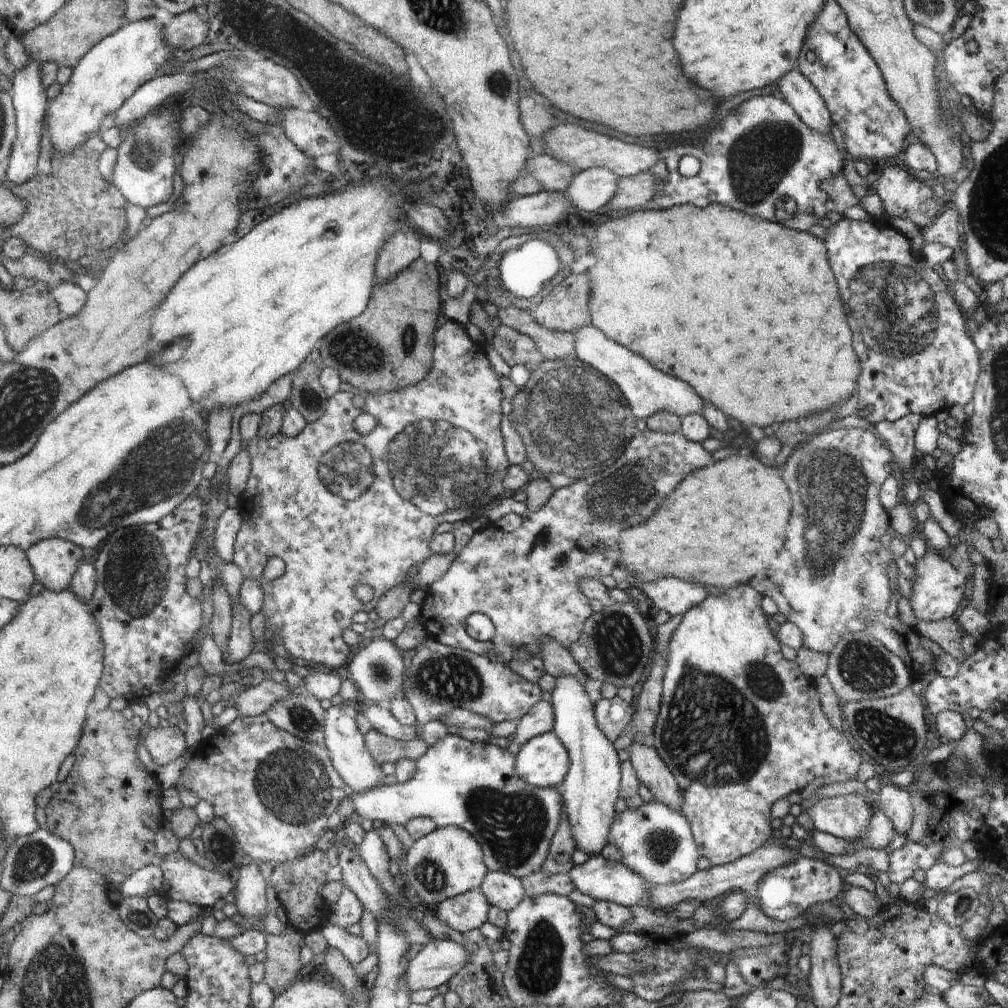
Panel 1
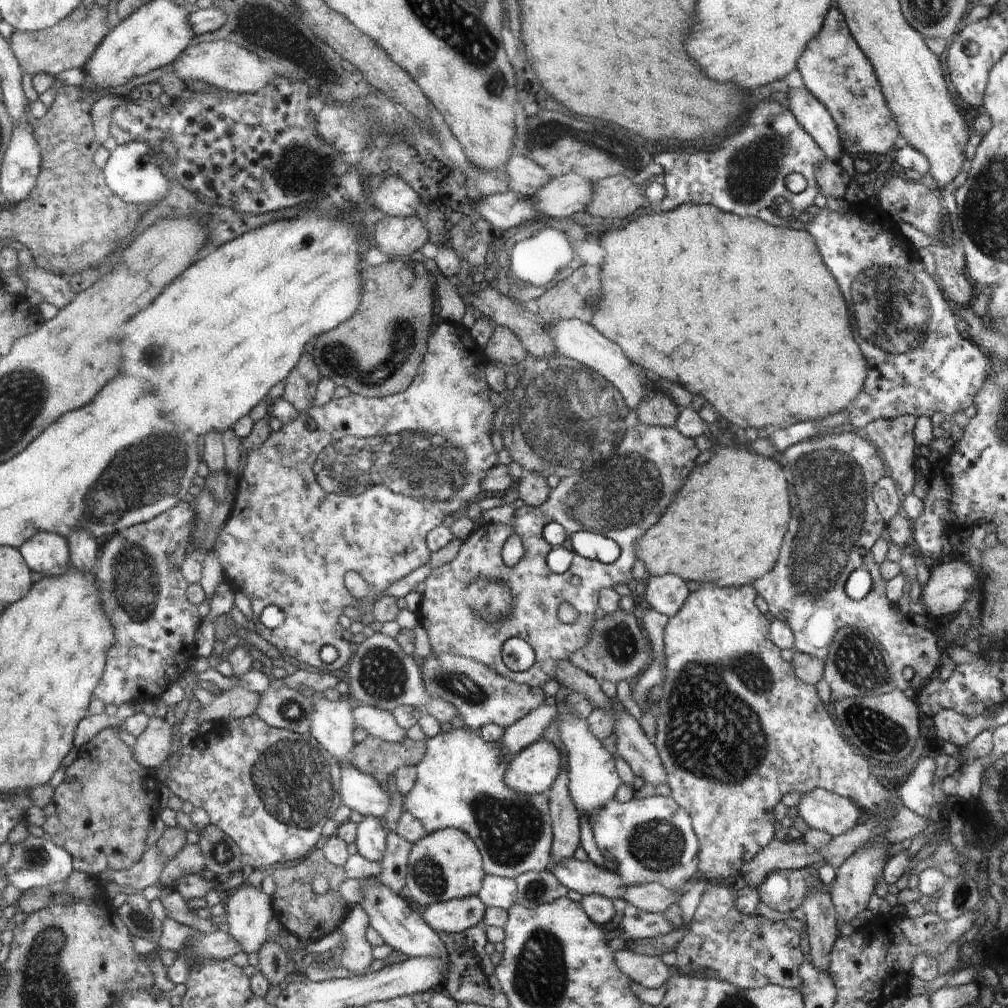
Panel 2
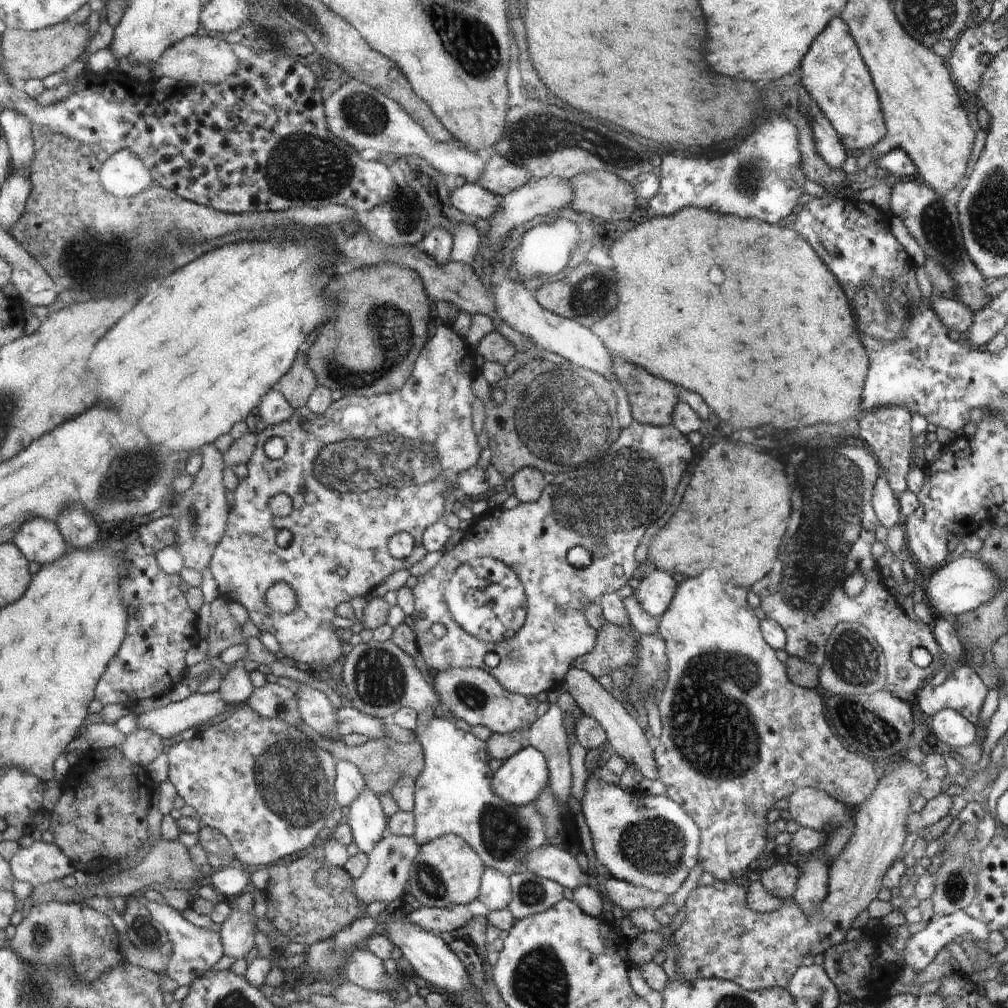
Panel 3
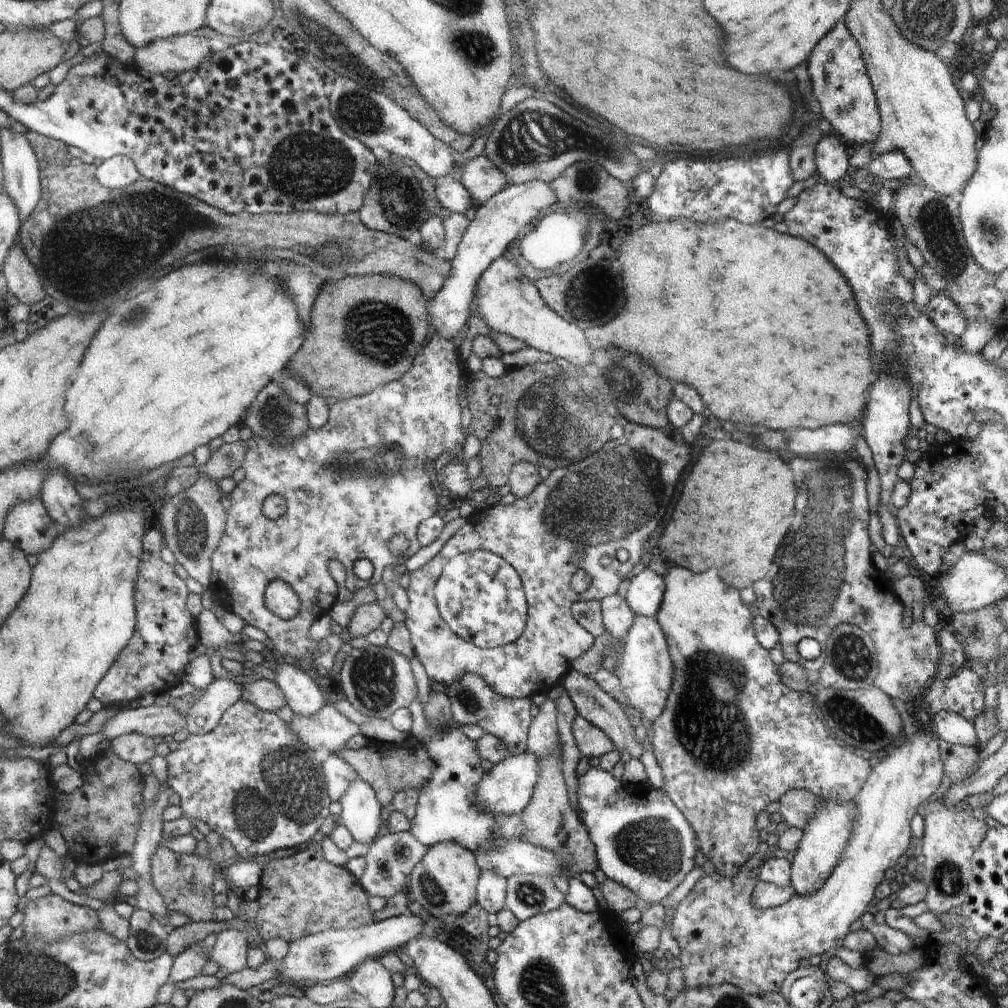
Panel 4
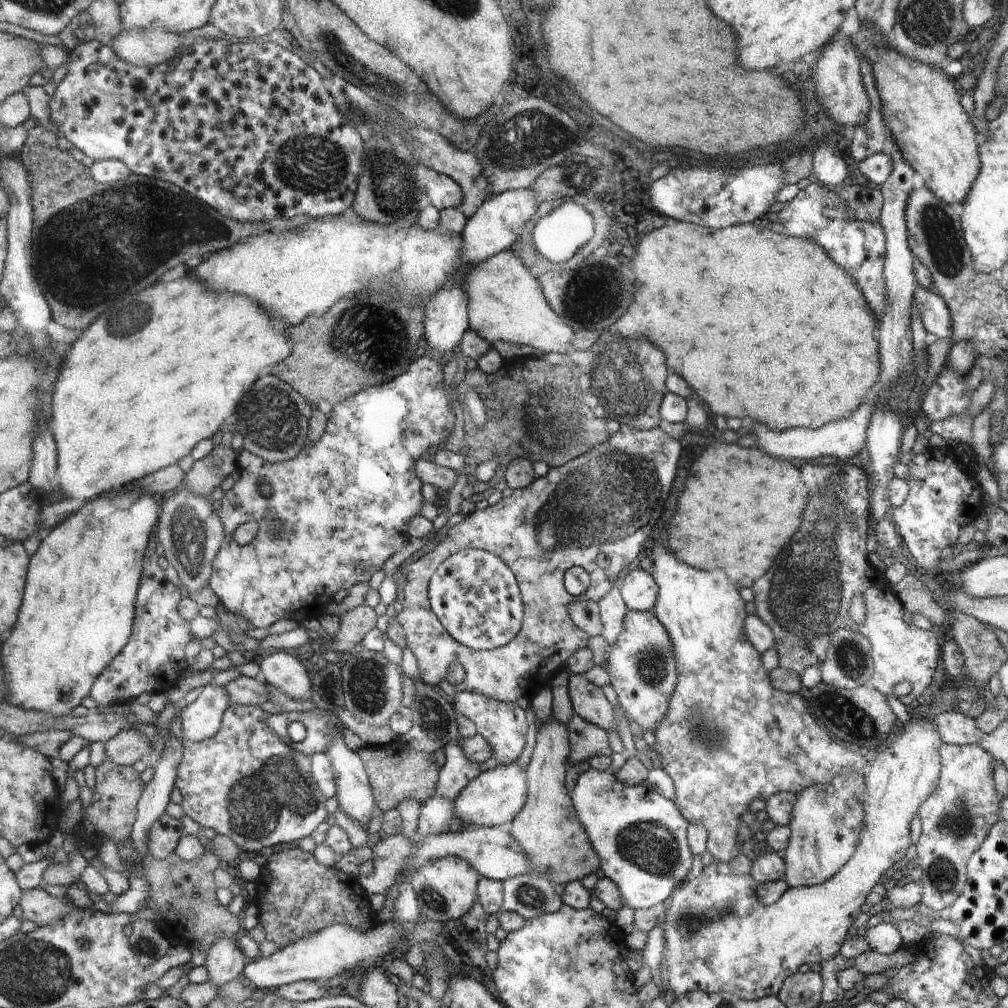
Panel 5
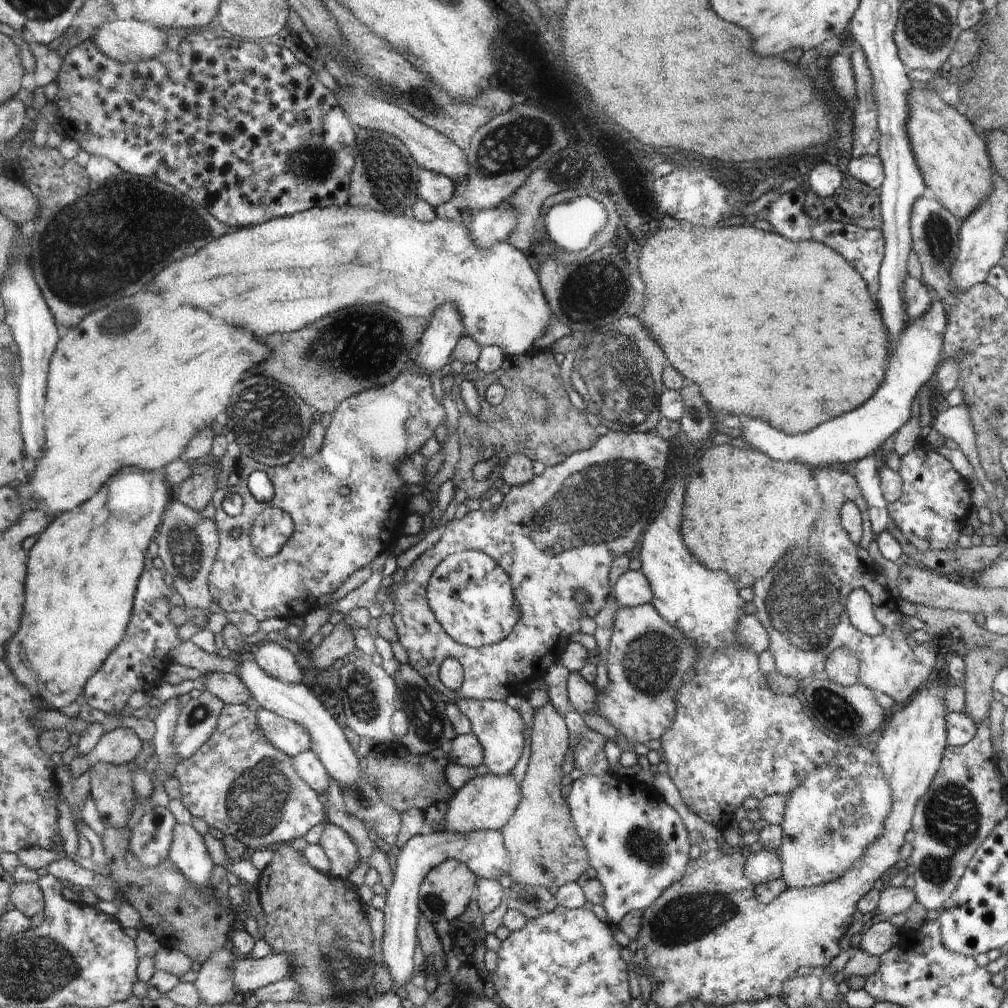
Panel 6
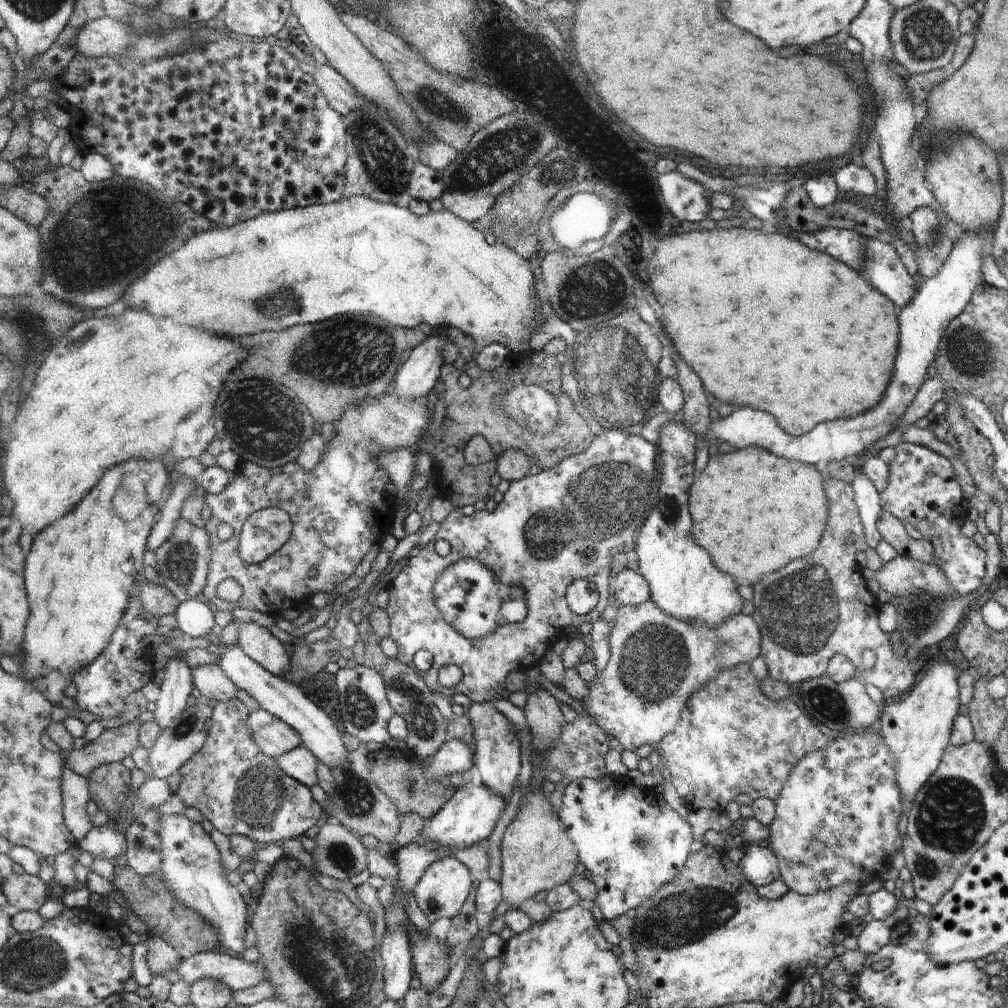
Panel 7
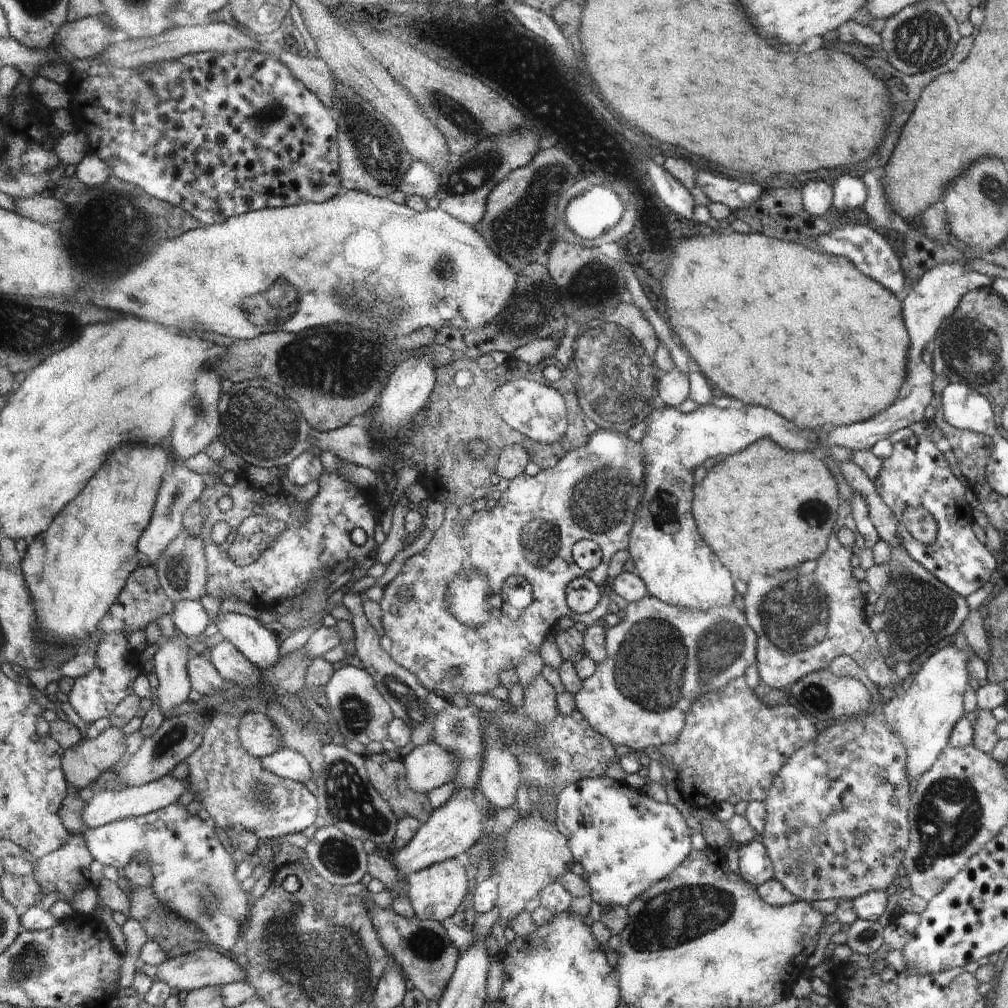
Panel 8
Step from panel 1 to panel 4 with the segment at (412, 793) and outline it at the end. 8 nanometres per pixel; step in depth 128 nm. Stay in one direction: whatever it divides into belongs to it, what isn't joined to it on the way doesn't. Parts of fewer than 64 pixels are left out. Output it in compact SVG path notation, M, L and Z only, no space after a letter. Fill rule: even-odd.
M417 697L408 706L413 719L410 735L426 746L427 752L435 761L435 770L430 781L419 792L417 810L410 828L411 834L428 848L449 841L471 852L481 847L502 847L506 840L501 836L501 819L477 806L477 788L485 777L477 745L465 736L460 727L442 731L433 728L426 721L422 705ZM331 753L324 762L320 762L326 788L329 789L330 800L340 801L349 783L358 778L352 766L340 756Z

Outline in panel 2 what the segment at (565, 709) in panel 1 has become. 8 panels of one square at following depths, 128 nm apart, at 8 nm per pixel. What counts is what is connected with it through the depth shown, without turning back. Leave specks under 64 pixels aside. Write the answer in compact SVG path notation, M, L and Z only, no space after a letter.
M565 702L559 707L558 715L559 734L564 750L569 777L569 793L578 812L584 812L590 816L596 809L603 808L611 799L620 786L620 774L616 774L616 764L612 762L612 756L604 750L600 740L590 732L586 719L576 719L565 710Z

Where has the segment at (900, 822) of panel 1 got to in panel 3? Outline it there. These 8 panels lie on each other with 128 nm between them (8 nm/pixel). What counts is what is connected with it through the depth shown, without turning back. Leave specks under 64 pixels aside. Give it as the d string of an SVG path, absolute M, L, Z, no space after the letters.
M712 568L710 572L702 572L702 576L686 578L677 588L670 602L669 608L659 618L658 629L665 644L670 644L670 672L667 673L664 690L658 696L658 709L660 709L660 720L662 721L662 736L659 738L658 747L653 752L656 760L657 778L666 787L666 795L672 800L678 800L686 813L694 816L698 824L702 824L702 868L710 872L716 881L730 882L734 878L742 876L750 862L760 858L764 844L766 844L766 812L774 806L776 800L789 798L800 788L814 788L824 790L829 796L838 800L842 805L858 807L874 791L876 778L874 778L874 766L848 750L840 744L840 740L830 730L831 726L826 724L827 718L822 714L822 700L816 694L816 689L806 690L800 686L794 686L788 678L788 670L785 664L777 657L774 651L765 642L764 634L760 634L760 620L754 616L755 610L746 602L747 591L744 588L733 586L731 583L724 584L718 578L718 572Z

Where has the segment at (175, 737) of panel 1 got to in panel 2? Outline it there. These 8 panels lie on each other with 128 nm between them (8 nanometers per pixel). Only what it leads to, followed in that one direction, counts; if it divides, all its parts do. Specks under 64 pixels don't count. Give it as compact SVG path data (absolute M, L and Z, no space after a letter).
M157 715L152 717L148 729L137 738L133 750L138 763L154 769L162 766L172 754L176 731L177 727L174 726L172 719L160 718Z

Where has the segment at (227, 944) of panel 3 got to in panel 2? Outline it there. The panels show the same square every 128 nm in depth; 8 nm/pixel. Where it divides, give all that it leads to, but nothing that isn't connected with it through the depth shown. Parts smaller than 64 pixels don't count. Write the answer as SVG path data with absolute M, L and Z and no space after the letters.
M245 878L243 886L231 896L227 912L230 925L229 934L242 946L243 952L258 953L262 944L270 938L267 934L267 925L274 917L271 898L261 892L260 888L254 888Z

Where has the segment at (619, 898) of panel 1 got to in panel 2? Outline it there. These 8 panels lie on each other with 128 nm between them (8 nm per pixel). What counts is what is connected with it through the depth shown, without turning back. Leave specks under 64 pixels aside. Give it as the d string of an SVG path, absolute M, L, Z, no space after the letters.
M574 857L556 863L550 872L566 889L581 895L595 893L608 899L621 898L626 886L617 872L606 870L590 860L578 861Z

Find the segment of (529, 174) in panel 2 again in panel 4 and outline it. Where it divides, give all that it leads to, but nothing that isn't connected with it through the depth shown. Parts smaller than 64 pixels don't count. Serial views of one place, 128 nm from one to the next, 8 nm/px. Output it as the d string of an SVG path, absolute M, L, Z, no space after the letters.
M484 155L478 156L462 166L462 177L457 180L469 191L474 206L463 214L469 221L474 218L474 210L493 198L507 186L506 178Z

